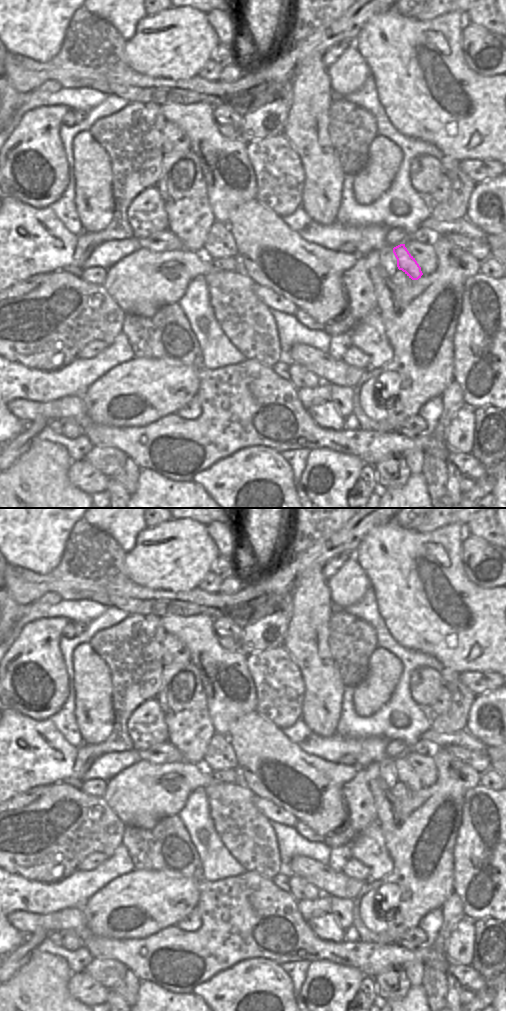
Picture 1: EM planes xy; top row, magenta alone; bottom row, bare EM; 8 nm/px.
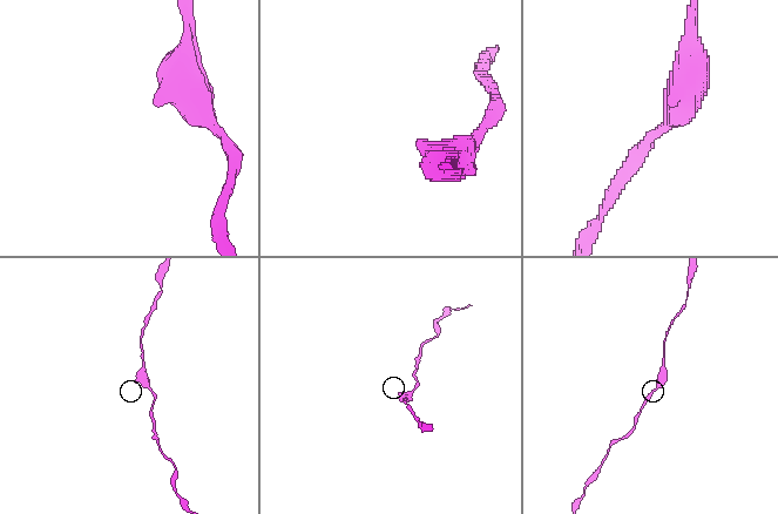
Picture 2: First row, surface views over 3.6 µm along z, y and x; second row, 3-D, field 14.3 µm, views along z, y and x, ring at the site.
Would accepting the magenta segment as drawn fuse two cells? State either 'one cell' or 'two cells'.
one cell

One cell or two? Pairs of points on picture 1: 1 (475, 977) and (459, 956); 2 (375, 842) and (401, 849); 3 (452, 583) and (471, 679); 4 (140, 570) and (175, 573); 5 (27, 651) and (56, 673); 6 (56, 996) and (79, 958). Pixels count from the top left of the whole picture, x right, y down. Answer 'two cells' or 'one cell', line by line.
1: two cells
2: two cells
3: two cells
4: one cell
5: one cell
6: two cells

